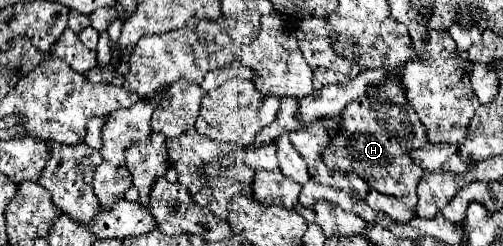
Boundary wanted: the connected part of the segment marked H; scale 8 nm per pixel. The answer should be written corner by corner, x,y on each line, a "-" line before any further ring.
401,80
387,82
379,90
367,90
363,98
351,102
341,114
343,132
339,132
323,152
323,162
331,170
355,172
373,190
403,198
409,210
415,210
415,188
423,178
423,170
413,162
411,152
423,148
429,140
415,110
403,94

